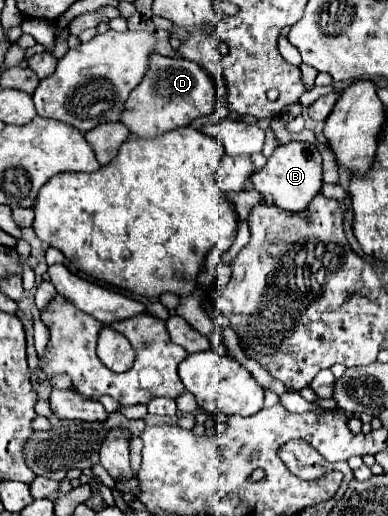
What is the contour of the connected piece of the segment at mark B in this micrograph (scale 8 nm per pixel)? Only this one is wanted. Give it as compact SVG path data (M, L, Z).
M291 141L287 145L279 145L273 155L267 159L265 167L249 177L251 187L257 189L267 203L277 205L279 209L299 213L307 207L315 193L321 189L321 155L315 145Z

